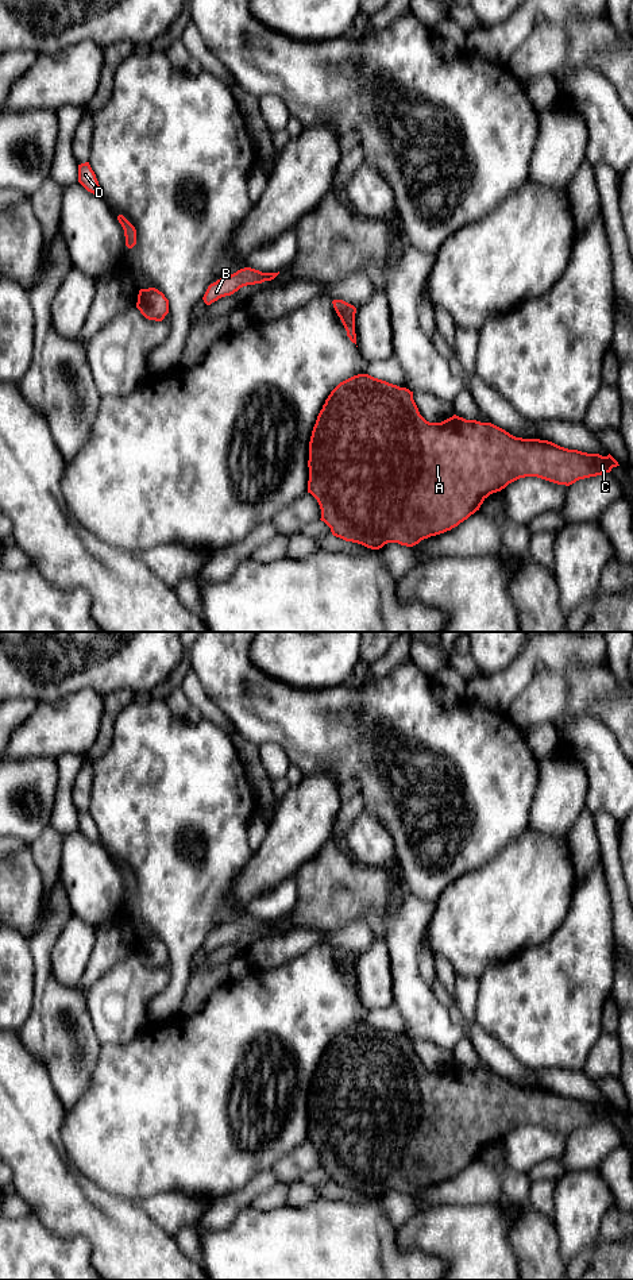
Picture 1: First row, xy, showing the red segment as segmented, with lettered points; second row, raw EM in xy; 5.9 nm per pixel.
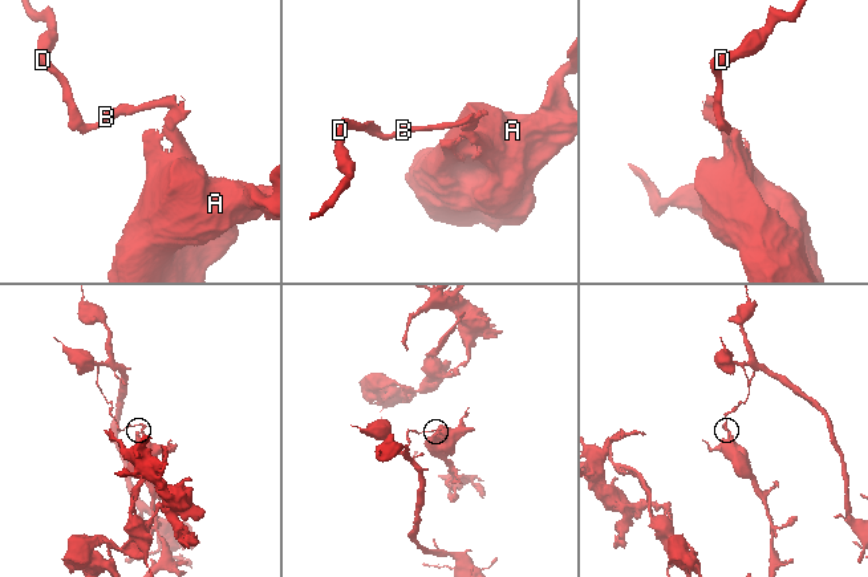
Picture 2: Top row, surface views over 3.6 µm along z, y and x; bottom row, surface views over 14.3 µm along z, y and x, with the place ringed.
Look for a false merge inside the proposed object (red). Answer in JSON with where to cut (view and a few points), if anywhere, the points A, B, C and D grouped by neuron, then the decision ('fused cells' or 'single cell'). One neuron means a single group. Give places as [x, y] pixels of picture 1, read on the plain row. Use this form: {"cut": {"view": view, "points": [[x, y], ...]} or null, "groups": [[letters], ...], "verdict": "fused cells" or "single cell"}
{"cut": {"view": "xy", "points": [[354, 962], [344, 963], [340, 967]]}, "groups": [["A", "C"], ["B", "D"]], "verdict": "fused cells"}

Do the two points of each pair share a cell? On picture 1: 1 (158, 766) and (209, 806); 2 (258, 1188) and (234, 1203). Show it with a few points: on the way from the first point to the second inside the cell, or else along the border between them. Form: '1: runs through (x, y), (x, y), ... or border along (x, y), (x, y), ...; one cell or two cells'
1: runs through (170, 778), (197, 805); one cell
2: runs through (253, 1188), (239, 1199); one cell

